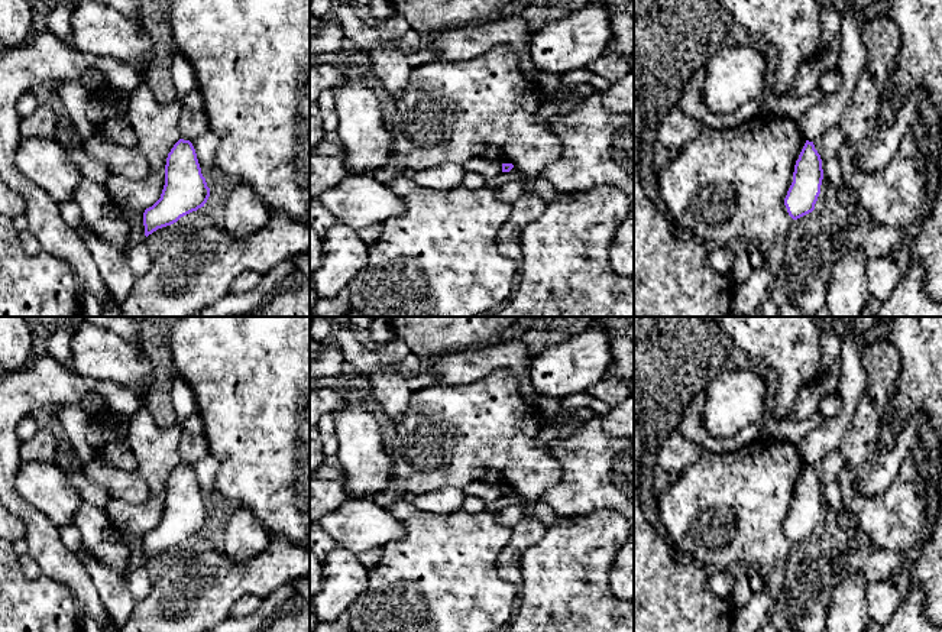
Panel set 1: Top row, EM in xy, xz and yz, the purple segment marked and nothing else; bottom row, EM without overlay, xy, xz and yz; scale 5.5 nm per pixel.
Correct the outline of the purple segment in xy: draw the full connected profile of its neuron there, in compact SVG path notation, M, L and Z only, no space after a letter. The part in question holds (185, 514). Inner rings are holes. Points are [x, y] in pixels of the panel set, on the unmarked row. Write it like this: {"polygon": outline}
{"polygon": "M179 463L166 482L161 522L143 537L145 560L204 531L208 521L210 512L201 498L195 473L190 464Z"}

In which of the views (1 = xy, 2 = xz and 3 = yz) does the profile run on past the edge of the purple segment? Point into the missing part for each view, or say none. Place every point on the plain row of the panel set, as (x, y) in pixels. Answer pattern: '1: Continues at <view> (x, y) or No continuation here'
1: No continuation here
2: No continuation here
3: No continuation here

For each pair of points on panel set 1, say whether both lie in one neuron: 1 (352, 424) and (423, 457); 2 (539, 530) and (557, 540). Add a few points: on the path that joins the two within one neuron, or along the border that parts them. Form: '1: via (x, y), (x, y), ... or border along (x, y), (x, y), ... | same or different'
1: border along (388, 451), (391, 480) | different
2: border along (549, 528), (537, 543), (523, 553), (523, 558) | different

